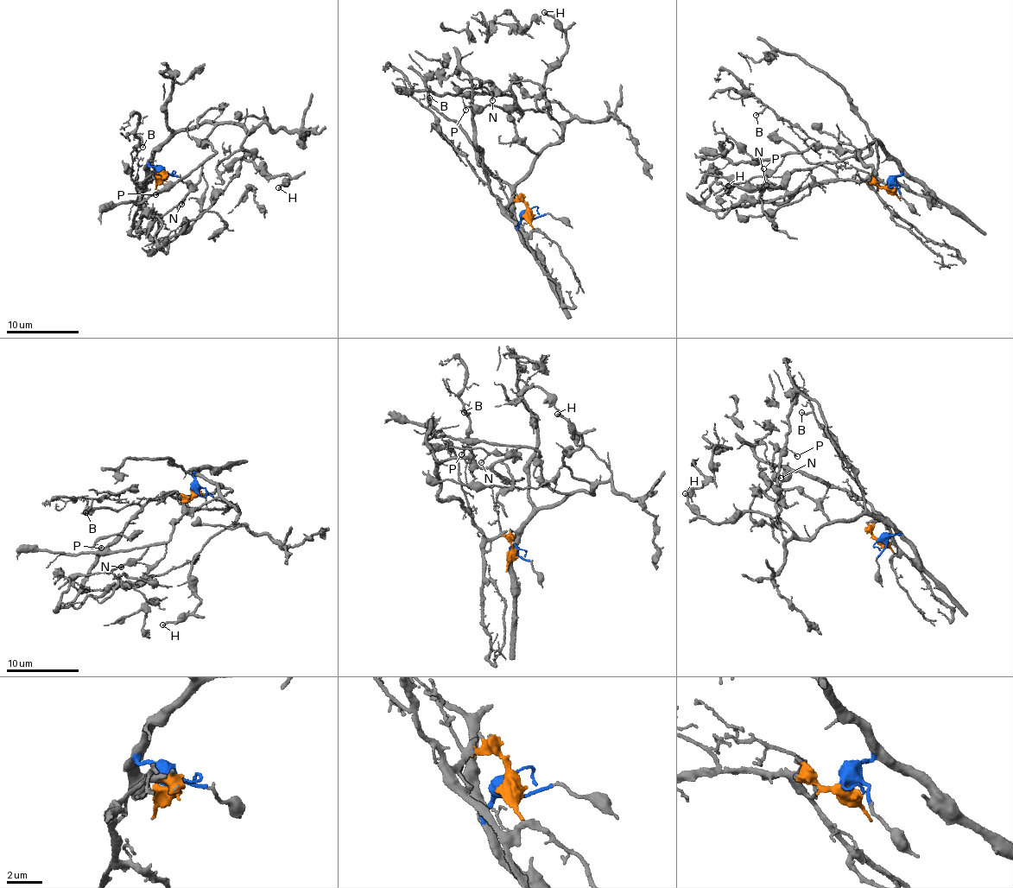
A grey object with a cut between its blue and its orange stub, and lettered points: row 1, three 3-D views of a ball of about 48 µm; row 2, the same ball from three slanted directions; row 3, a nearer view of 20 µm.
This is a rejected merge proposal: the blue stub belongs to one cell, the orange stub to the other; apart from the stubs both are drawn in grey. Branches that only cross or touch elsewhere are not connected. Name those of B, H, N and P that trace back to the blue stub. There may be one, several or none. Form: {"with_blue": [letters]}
{"with_blue": ["H", "N", "P"]}

